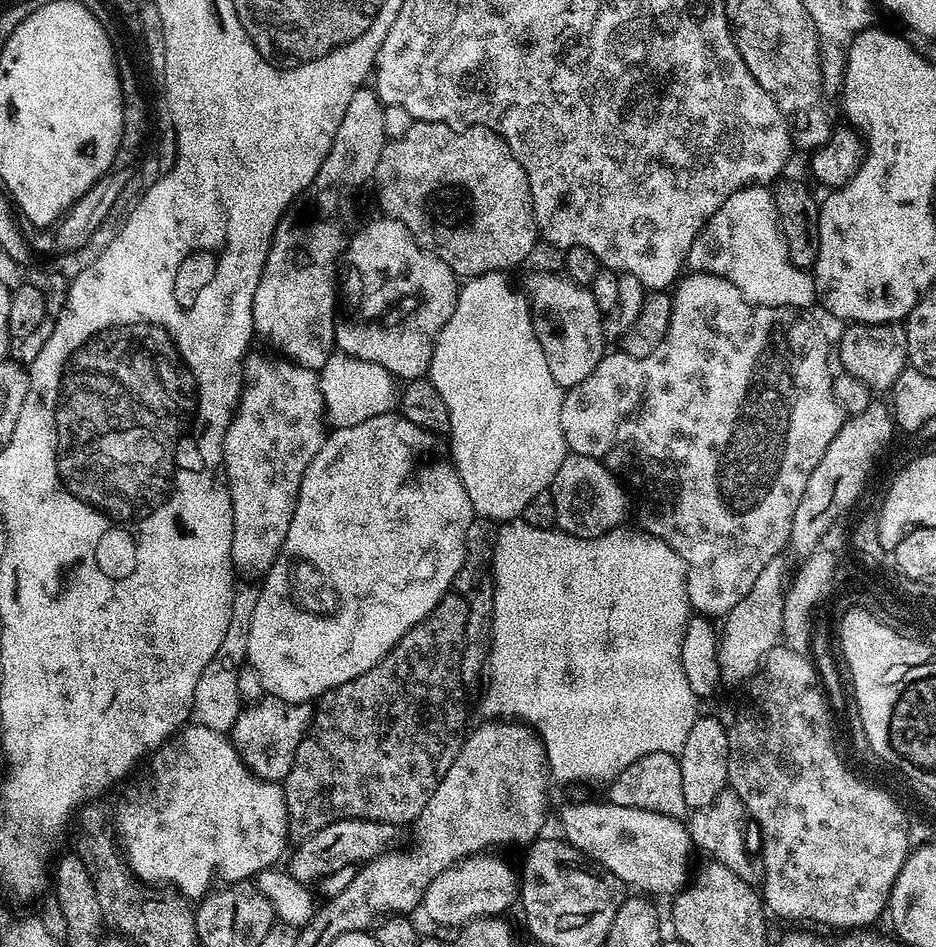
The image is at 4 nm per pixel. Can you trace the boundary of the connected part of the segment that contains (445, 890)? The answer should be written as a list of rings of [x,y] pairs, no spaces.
[[[477,854],[444,869],[430,886],[426,886],[426,894],[422,905],[425,912],[436,924],[445,924],[448,928],[459,929],[472,920],[484,917],[499,917],[507,913],[511,904],[518,900],[518,872],[496,854]]]

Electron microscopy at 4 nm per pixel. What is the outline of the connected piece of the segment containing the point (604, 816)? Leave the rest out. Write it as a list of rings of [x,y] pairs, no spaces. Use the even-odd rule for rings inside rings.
[[[601,802],[566,805],[560,812],[560,824],[564,827],[563,839],[641,893],[668,898],[689,883],[688,859],[694,845],[683,819]]]

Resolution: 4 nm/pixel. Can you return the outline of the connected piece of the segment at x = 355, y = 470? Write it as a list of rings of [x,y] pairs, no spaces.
[[[395,411],[383,412],[358,426],[346,426],[329,431],[324,437],[322,450],[314,454],[310,466],[300,483],[294,518],[290,518],[290,530],[282,542],[278,558],[263,577],[264,585],[256,592],[254,618],[250,618],[247,663],[258,670],[262,686],[269,697],[284,700],[287,704],[307,704],[315,701],[331,688],[342,686],[362,674],[366,674],[404,637],[411,628],[420,624],[436,609],[441,600],[449,595],[455,585],[456,576],[464,564],[466,530],[470,530],[474,519],[470,494],[462,486],[453,461],[447,455],[440,456],[436,449],[437,437],[433,433],[414,426],[406,417]]]

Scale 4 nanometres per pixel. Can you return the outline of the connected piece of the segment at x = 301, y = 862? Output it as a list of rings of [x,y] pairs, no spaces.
[[[336,820],[296,844],[296,853],[290,865],[291,874],[298,882],[312,886],[342,866],[363,866],[395,845],[392,843],[396,840],[396,832],[397,825],[380,824],[377,820]]]

